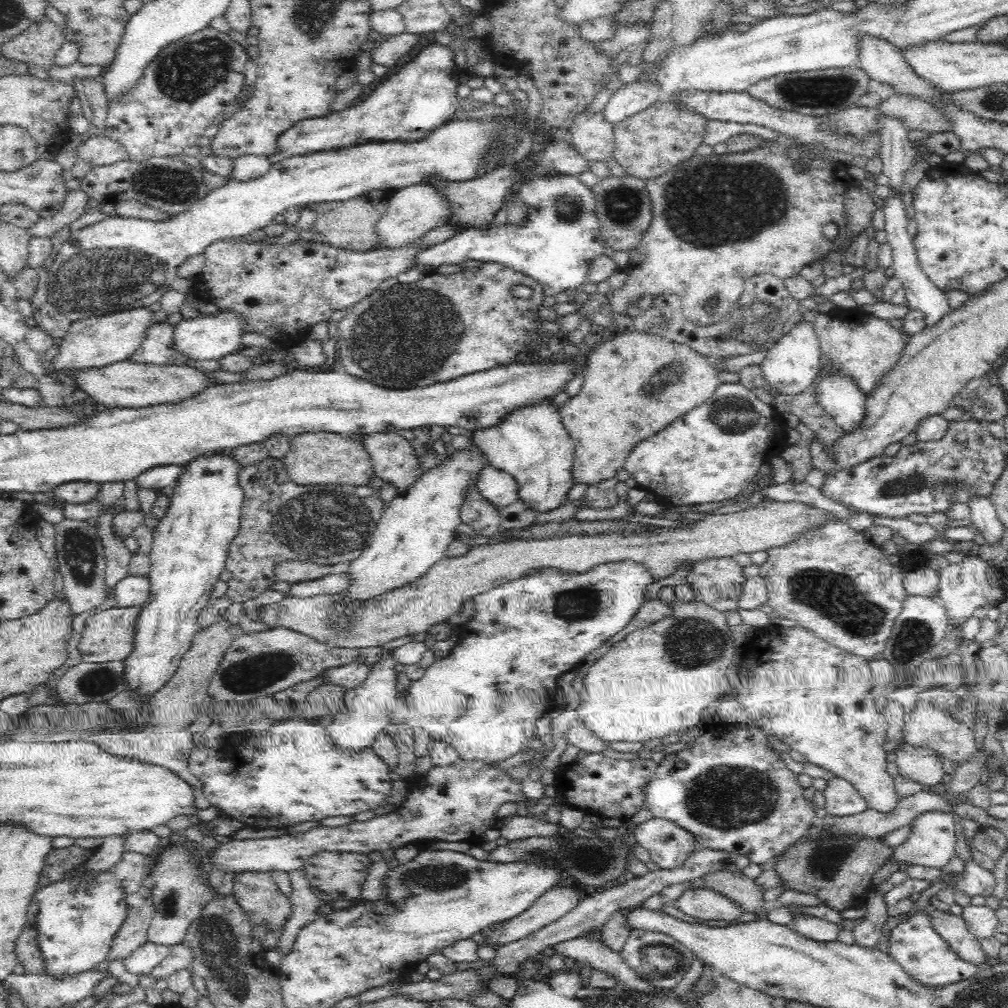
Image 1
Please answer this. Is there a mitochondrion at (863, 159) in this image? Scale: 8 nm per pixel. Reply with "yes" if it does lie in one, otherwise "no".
no

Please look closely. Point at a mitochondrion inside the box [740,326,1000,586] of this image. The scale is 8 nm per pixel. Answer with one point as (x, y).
(964, 482)

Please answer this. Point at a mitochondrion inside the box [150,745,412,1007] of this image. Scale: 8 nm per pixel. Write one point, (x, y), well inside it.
(211, 928)

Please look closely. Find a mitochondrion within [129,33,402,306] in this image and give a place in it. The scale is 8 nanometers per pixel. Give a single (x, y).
(188, 73)

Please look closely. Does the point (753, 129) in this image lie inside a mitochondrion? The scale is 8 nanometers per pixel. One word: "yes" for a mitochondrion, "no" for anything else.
no

